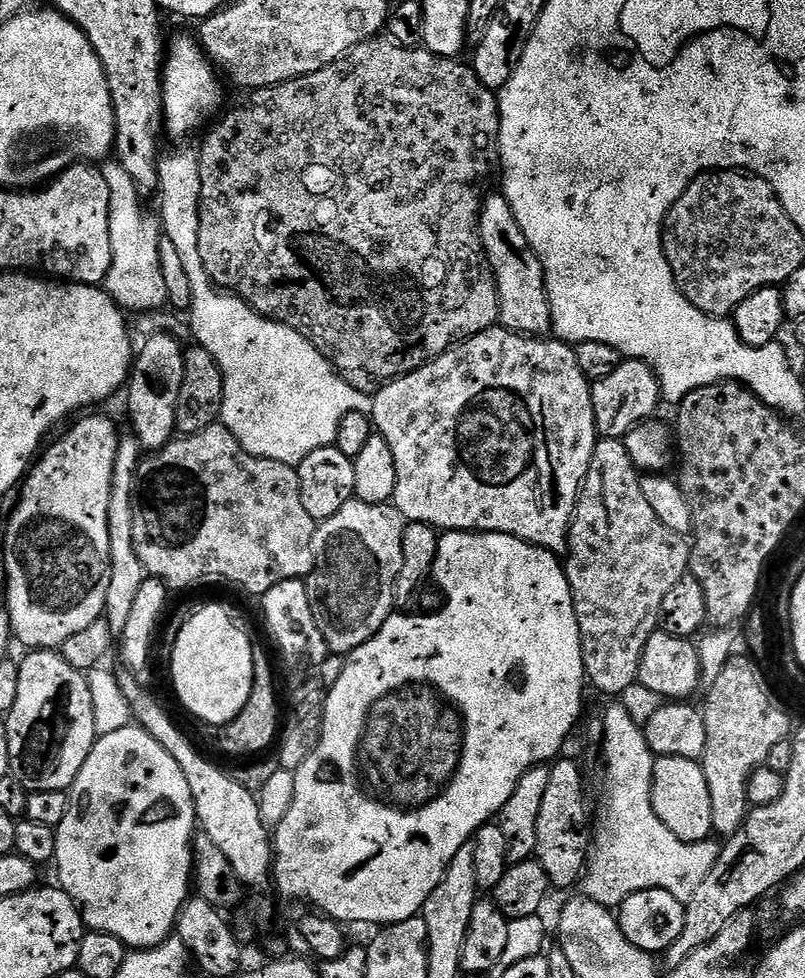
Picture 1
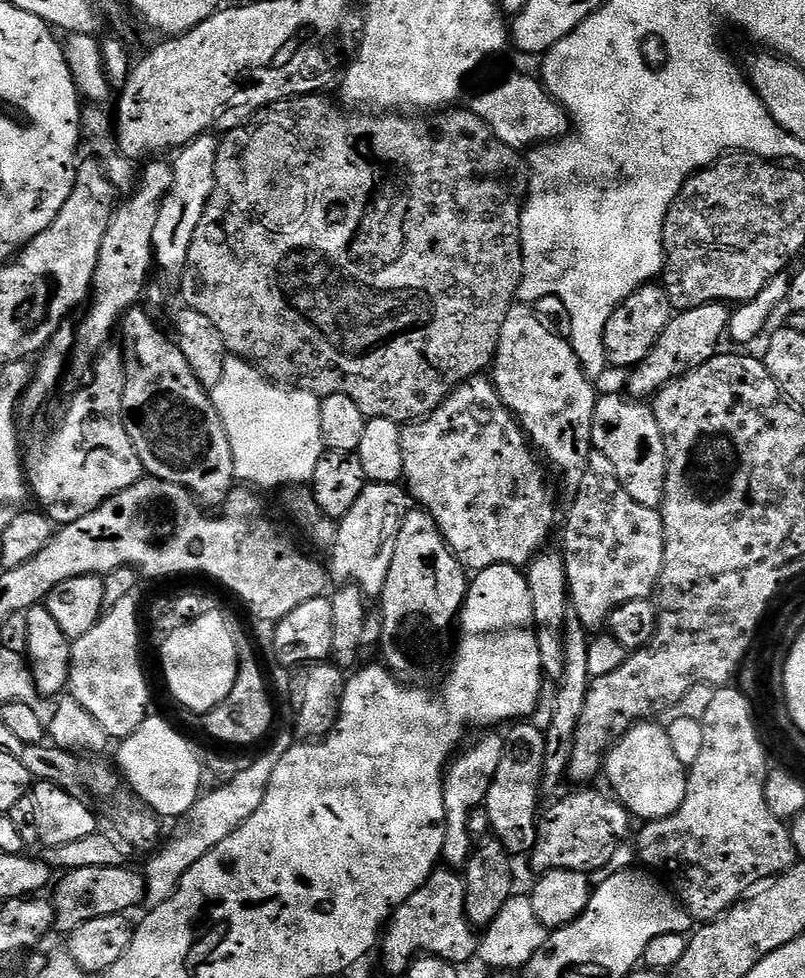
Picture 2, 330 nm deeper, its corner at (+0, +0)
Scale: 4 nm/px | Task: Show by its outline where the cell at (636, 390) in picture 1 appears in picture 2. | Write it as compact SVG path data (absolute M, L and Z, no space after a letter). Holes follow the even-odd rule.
M718 302L703 304L685 312L677 311L666 330L662 330L662 338L658 338L654 350L650 350L643 362L631 369L627 395L632 398L655 397L672 380L686 375L692 368L702 366L707 360L713 360L718 354L719 348L716 347L719 346L720 339L725 339L732 322L732 313L733 309L727 303Z

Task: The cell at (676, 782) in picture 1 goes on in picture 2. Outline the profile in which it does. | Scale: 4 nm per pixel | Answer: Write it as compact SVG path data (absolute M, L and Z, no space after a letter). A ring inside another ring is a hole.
M656 722L635 724L623 738L616 741L608 752L607 760L604 761L603 775L608 776L607 787L614 793L616 799L633 817L641 816L641 821L644 822L661 820L674 814L688 797L688 768L682 762L678 762L678 757L674 755L667 728L660 727Z

